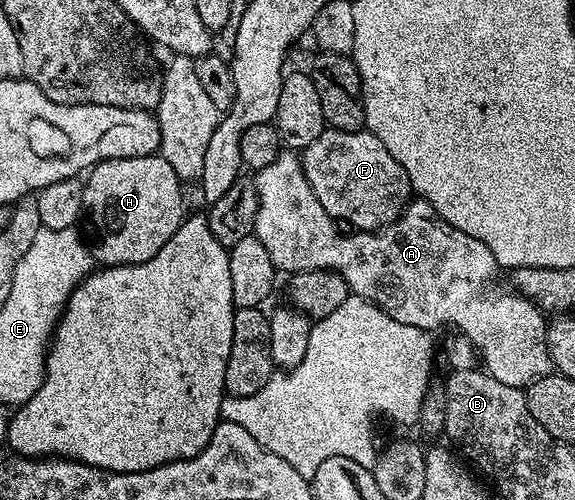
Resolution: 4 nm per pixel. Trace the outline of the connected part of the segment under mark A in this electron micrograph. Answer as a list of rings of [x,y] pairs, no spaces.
[[[280,152],[269,167],[254,174],[253,180],[259,200],[254,236],[265,243],[265,251],[269,251],[269,259],[273,259],[276,270],[283,272],[284,269],[284,274],[290,275],[330,269],[345,279],[354,296],[372,301],[378,309],[384,309],[390,317],[397,319],[397,323],[428,331],[436,331],[442,325],[456,325],[459,328],[456,330],[471,340],[482,368],[497,379],[497,383],[526,390],[535,381],[552,376],[553,366],[547,346],[549,321],[544,310],[528,301],[522,293],[502,289],[495,278],[497,266],[489,247],[485,247],[481,239],[473,239],[473,235],[465,235],[465,231],[441,219],[428,201],[412,200],[401,217],[378,231],[351,231],[346,237],[335,218],[321,207],[321,199],[313,195],[303,162],[294,152]]]

